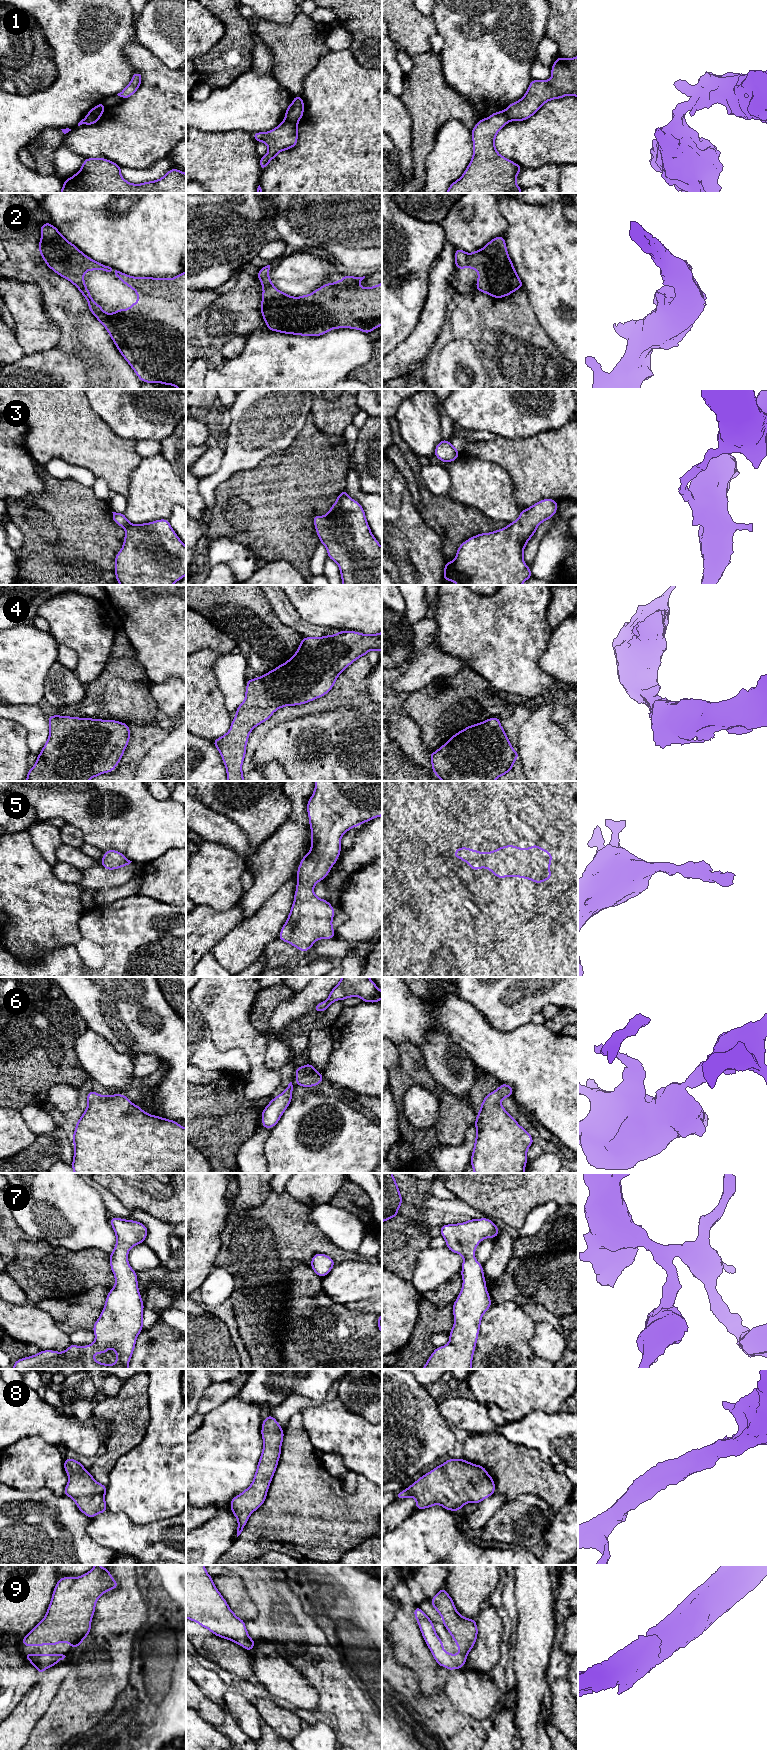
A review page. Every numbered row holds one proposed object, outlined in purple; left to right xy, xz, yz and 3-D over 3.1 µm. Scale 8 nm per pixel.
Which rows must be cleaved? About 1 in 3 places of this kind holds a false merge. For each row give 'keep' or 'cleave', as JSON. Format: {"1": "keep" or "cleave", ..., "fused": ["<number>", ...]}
{"1": "cleave", "2": "keep", "3": "keep", "4": "keep", "5": "keep", "6": "keep", "7": "keep", "8": "keep", "9": "keep", "fused": ["1"]}

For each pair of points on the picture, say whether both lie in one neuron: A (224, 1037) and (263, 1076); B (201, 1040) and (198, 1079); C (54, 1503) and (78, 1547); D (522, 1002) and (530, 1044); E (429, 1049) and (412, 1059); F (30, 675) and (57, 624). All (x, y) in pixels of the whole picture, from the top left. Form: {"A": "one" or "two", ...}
{"A": "one", "B": "two", "C": "one", "D": "two", "E": "two", "F": "two"}

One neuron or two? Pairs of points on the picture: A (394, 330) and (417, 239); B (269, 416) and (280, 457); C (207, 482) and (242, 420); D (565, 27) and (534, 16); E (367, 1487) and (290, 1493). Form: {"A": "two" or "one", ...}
{"A": "one", "B": "two", "C": "one", "D": "two", "E": "one"}

